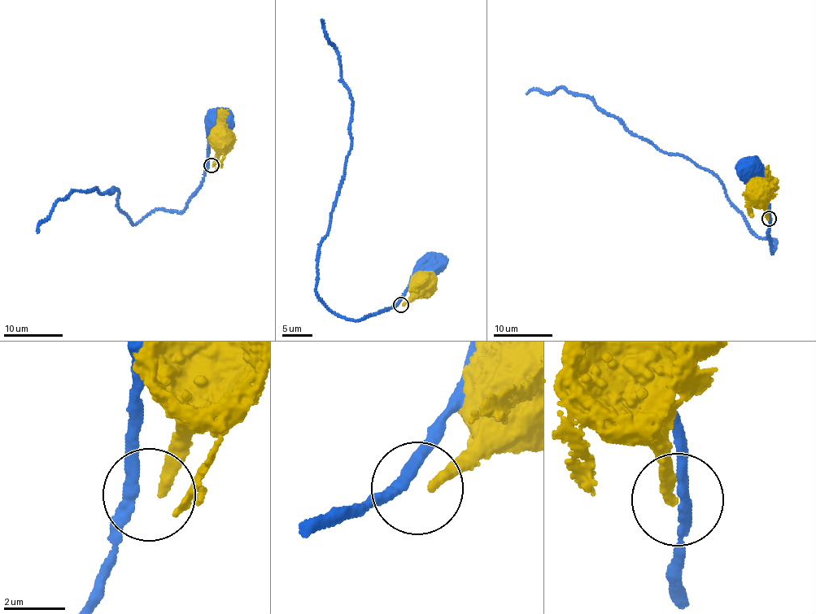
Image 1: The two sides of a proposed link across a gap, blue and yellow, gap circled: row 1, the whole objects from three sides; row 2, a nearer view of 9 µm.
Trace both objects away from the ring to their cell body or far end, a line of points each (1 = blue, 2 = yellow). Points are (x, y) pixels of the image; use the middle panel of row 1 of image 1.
1: (398, 305), (415, 277), (434, 271)
2: (403, 305), (412, 294), (414, 285), (420, 277), (423, 277), (422, 281)

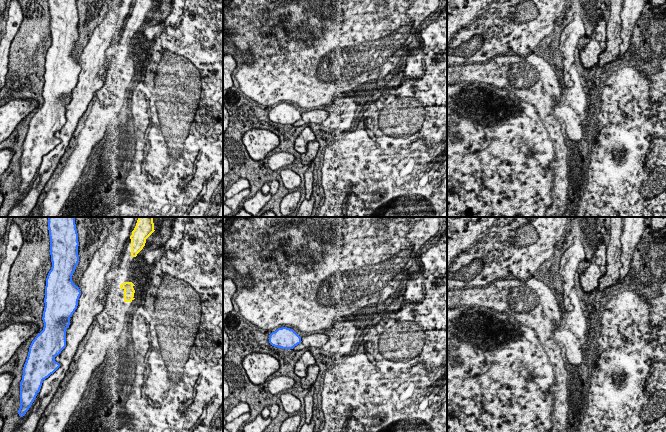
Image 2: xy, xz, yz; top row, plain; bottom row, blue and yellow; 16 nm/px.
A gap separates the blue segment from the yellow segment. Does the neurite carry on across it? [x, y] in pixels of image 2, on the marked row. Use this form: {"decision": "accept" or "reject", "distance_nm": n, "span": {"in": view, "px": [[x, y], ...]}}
{"decision": "reject", "distance_nm": 650, "span": {"in": "xy", "px": [[80, 291], [120, 288]]}}

